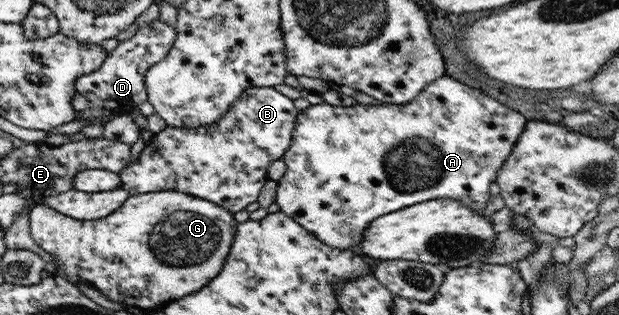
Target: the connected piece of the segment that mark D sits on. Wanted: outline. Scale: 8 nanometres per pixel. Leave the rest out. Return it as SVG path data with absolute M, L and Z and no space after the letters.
M158 18L151 24L138 27L131 38L119 41L107 54L103 64L93 73L81 75L74 82L74 90L92 103L92 107L108 109L112 113L132 113L139 103L146 101L144 86L145 73L150 66L165 57L175 39L175 30L171 25L161 23Z

